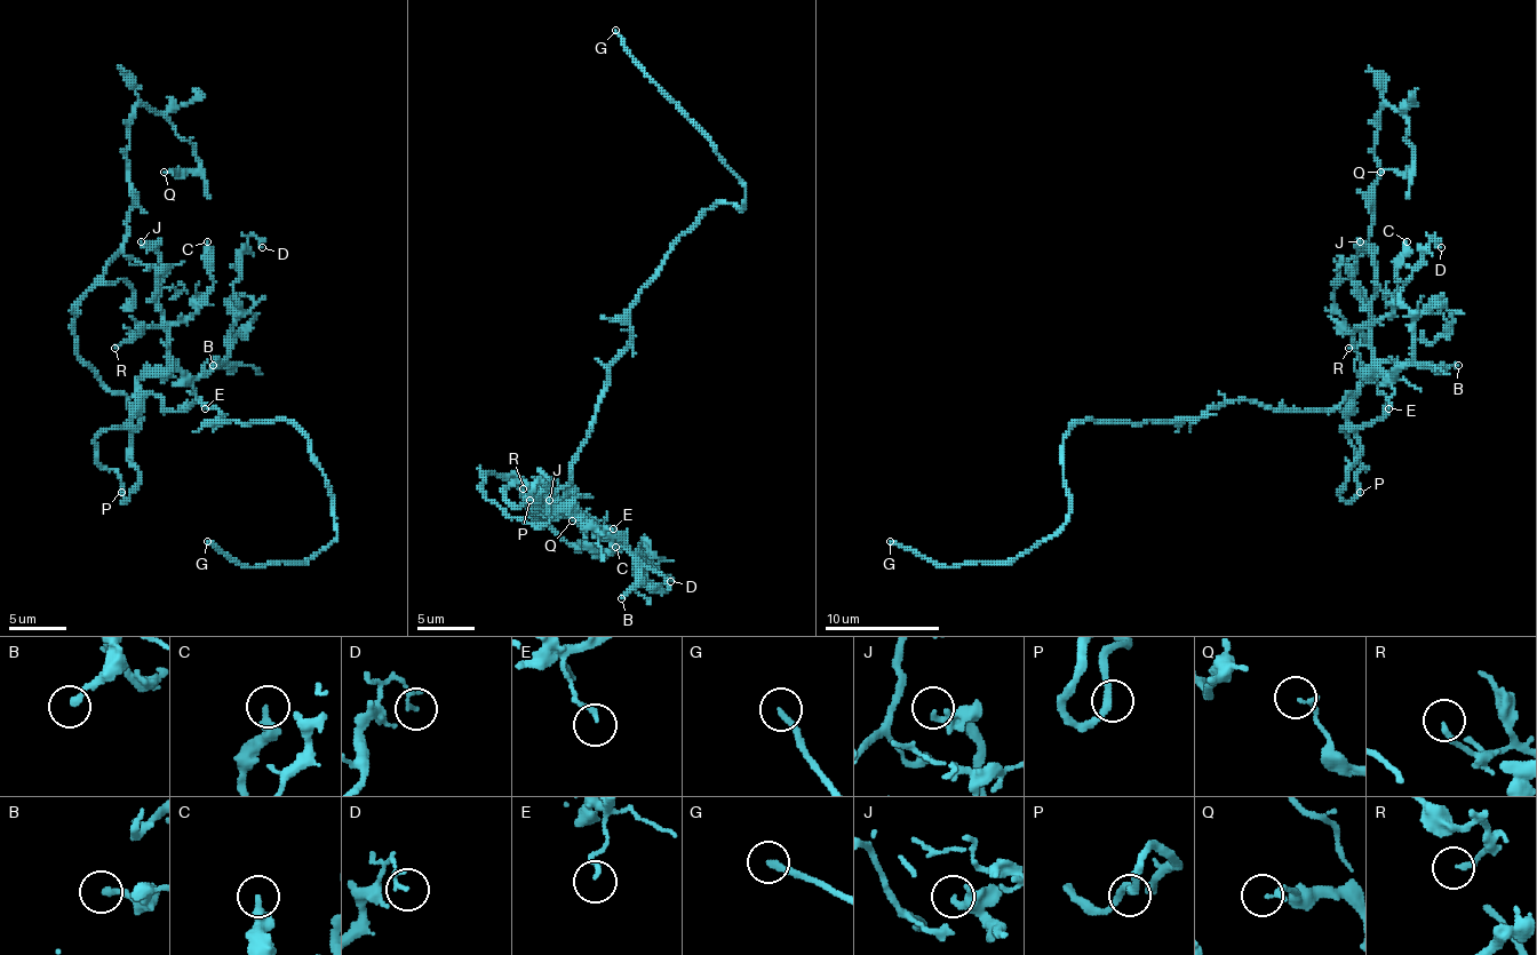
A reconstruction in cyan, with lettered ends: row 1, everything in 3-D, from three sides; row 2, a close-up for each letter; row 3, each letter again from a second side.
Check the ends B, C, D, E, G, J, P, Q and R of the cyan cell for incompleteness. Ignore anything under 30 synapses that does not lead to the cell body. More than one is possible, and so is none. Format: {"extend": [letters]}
{"extend": ["G"]}

